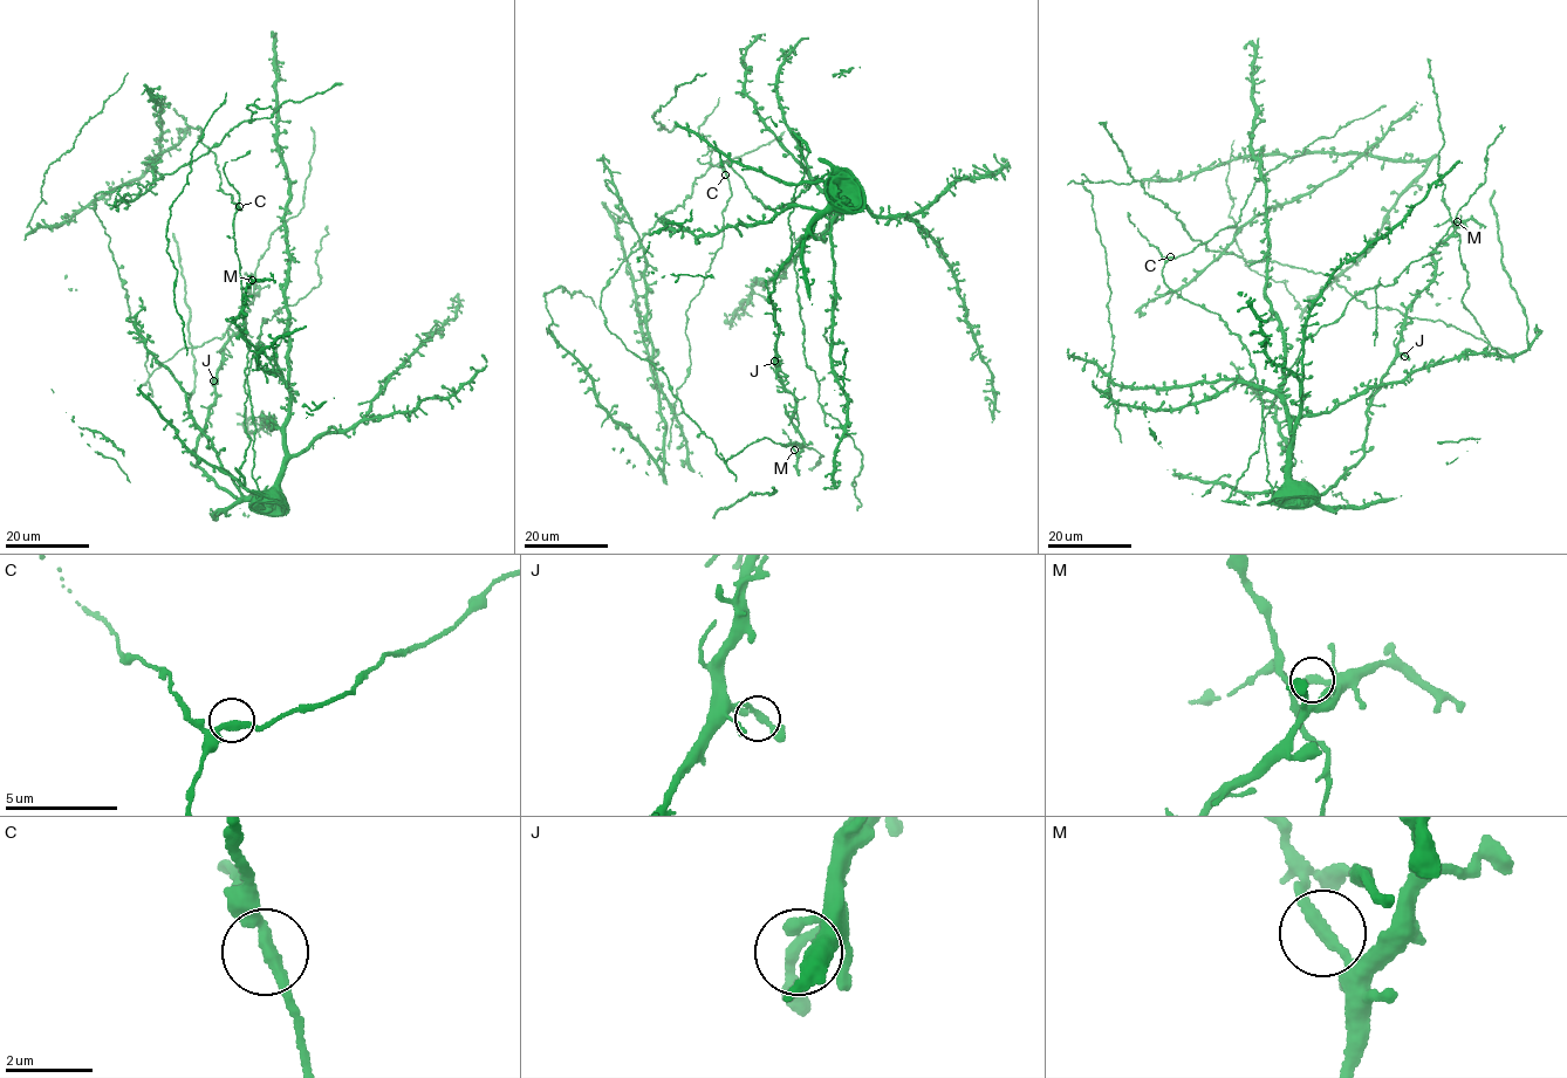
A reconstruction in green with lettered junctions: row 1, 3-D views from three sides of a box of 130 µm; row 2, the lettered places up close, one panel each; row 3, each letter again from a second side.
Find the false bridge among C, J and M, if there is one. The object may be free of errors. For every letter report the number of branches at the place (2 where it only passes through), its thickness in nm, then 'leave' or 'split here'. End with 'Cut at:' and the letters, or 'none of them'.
C: 2 | 280 nm | leave
J: 2 | 240 nm | leave
M: 2 | 280 nm | split here
Cut at: M

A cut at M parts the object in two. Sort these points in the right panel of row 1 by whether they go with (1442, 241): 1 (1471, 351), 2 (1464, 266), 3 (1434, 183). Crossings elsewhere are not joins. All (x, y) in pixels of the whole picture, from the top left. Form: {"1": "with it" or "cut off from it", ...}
{"1": "with it", "2": "cut off from it", "3": "with it"}

